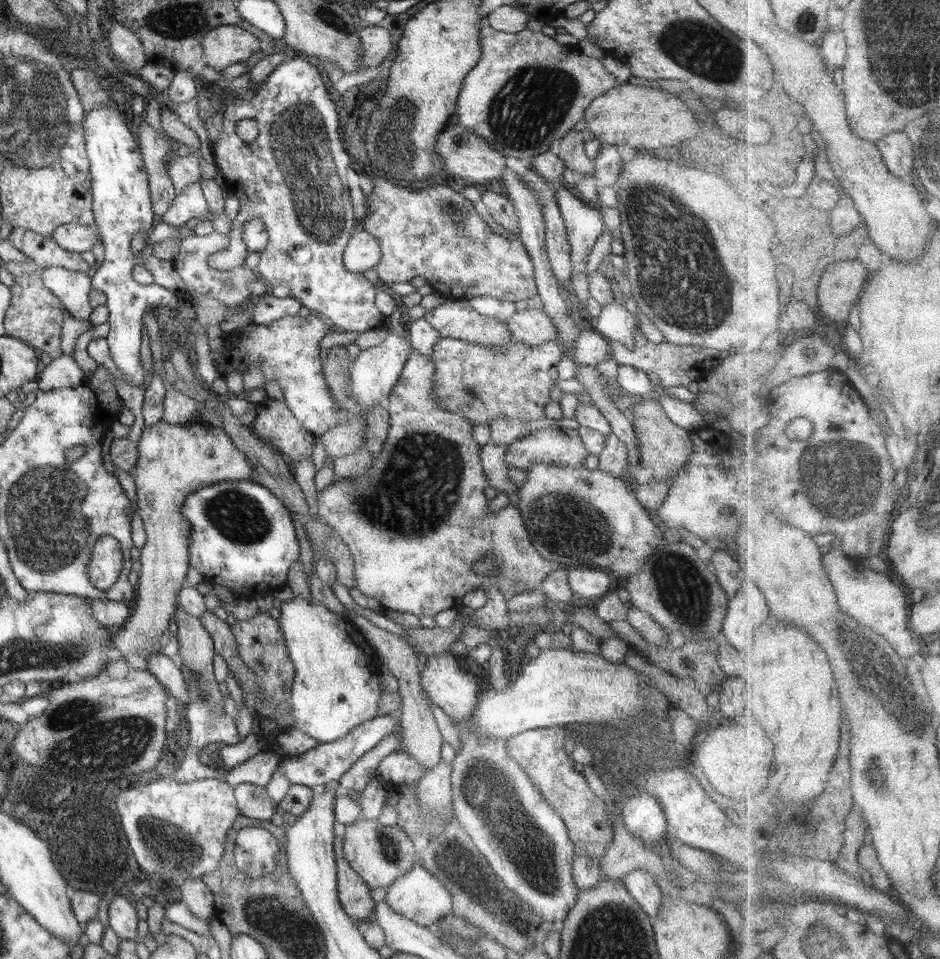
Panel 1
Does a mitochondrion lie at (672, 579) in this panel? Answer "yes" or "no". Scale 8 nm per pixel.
yes

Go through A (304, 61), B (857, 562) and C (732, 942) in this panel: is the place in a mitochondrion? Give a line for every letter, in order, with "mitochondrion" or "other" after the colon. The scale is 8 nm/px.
A: other
B: other
C: other

